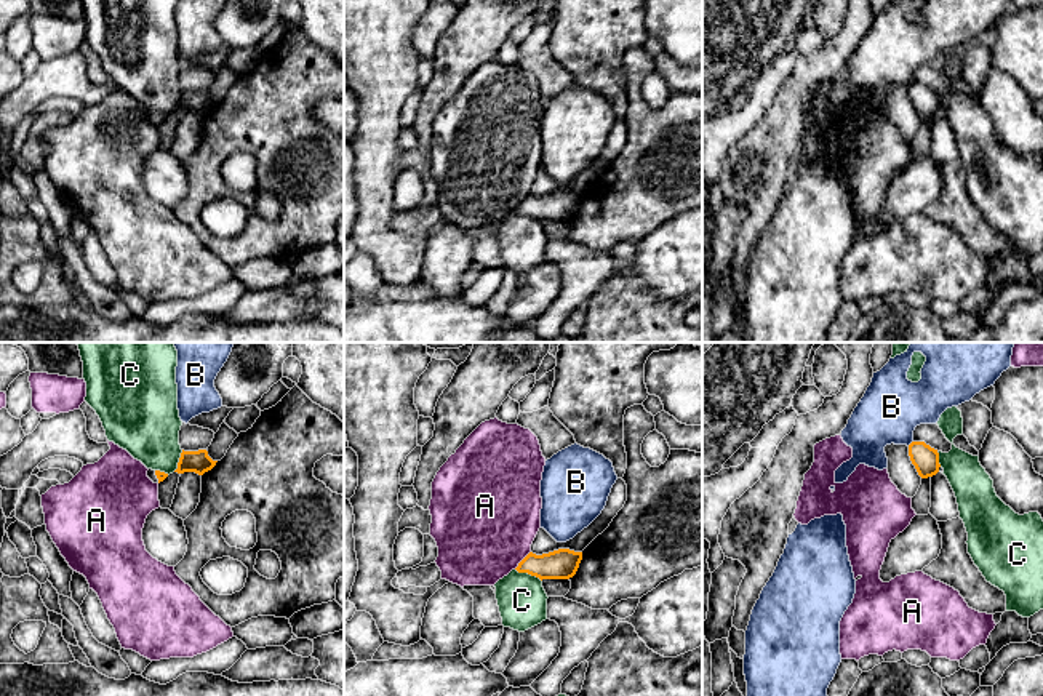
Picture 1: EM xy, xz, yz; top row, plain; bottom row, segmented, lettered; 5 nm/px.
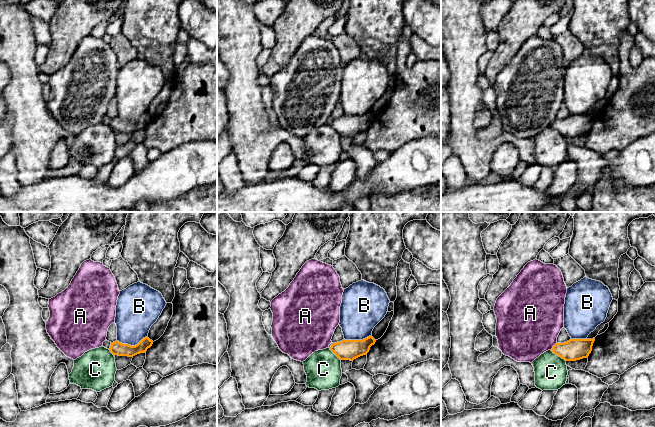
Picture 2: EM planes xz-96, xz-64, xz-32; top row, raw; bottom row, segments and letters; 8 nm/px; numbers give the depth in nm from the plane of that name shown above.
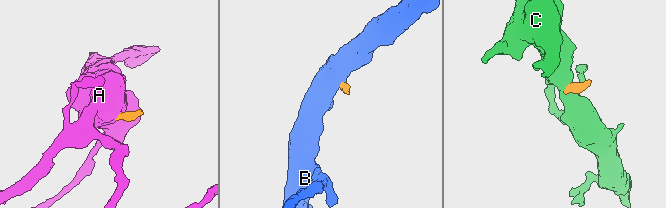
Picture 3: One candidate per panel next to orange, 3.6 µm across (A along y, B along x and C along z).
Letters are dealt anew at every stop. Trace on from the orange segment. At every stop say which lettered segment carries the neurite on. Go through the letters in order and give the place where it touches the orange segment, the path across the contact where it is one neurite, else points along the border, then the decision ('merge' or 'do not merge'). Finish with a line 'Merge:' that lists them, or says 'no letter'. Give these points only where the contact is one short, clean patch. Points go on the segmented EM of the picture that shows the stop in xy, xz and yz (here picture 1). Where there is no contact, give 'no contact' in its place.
A: xz (522, 560) | along xz (530, 551), (514, 568) | do not merge
B: yz (911, 444) | along yz (912, 440), (907, 445) | do not merge
C: xz (528, 573) | along xz (515, 568), (535, 575), (541, 581) | do not merge
Merge: no letter

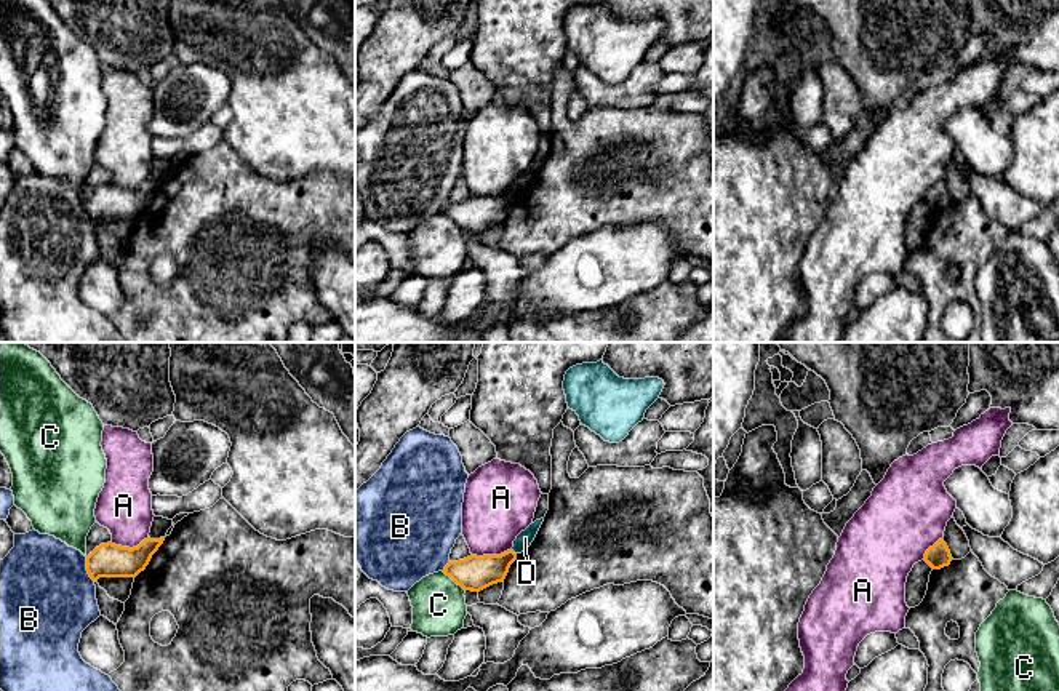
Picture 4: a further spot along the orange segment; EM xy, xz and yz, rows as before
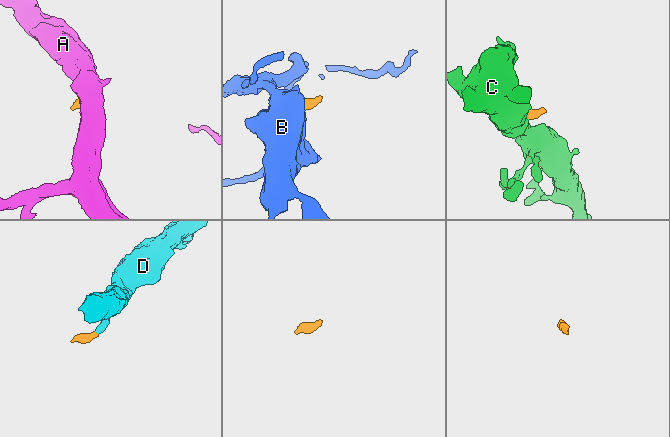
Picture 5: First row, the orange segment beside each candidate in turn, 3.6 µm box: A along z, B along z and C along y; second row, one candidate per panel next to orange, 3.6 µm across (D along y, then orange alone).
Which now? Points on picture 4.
A: xy (128, 547) | along xy (147, 536), (131, 547), (111, 543) | do not merge
B: xy (87, 570) | along xy (85, 557), (85, 570), (93, 581) | do not merge
C: xz (453, 579) | along xz (442, 571), (464, 591) | do not merge
D: xz (514, 552) | along xz (512, 549), (515, 554) | do not merge
Merge: no letter

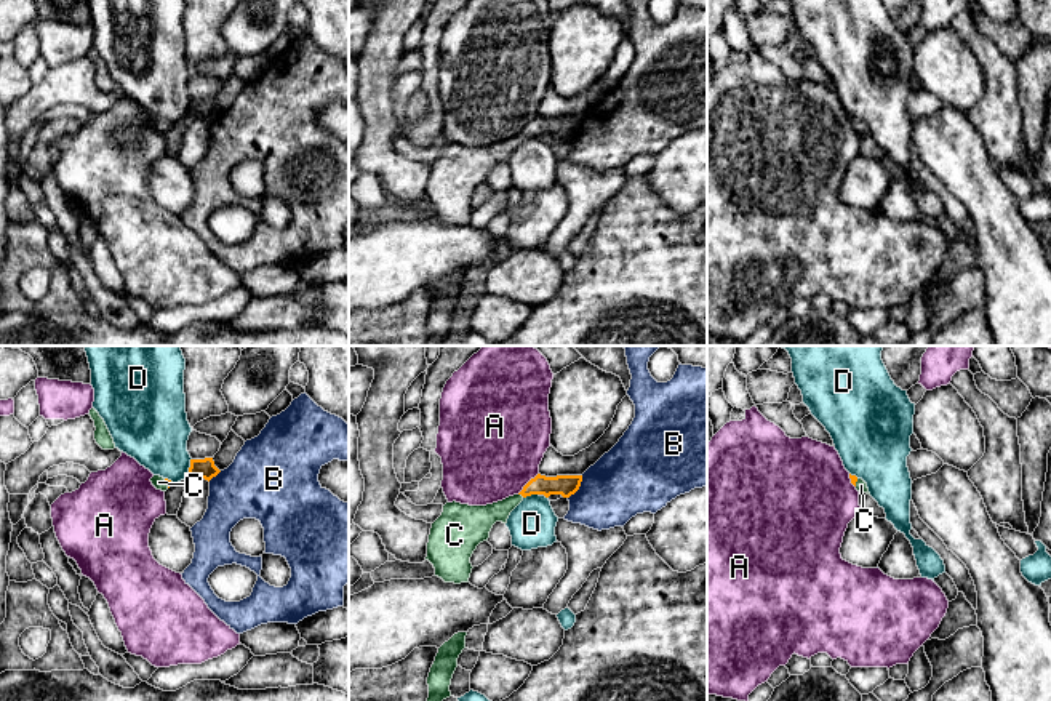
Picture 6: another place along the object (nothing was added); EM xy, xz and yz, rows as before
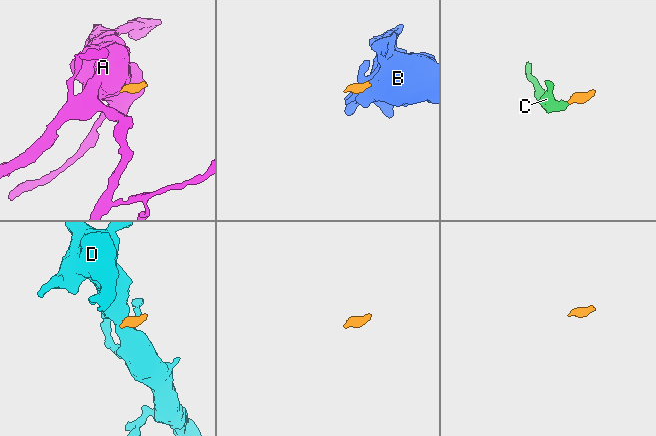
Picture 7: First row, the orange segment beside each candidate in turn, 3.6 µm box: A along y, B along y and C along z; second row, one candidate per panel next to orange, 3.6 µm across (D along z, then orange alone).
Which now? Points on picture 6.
A: xz (527, 484) | along xz (538, 472), (517, 493) | do not merge
B: xz (579, 485) | along xz (583, 476), (581, 485), (568, 498) | do not merge
C: xz (522, 495) | across xz (565, 485), (535, 485), (522, 495), (503, 509), (479, 519) | merge
D: xy (189, 469) | along xy (191, 458), (186, 479) | do not merge
Merge: C

